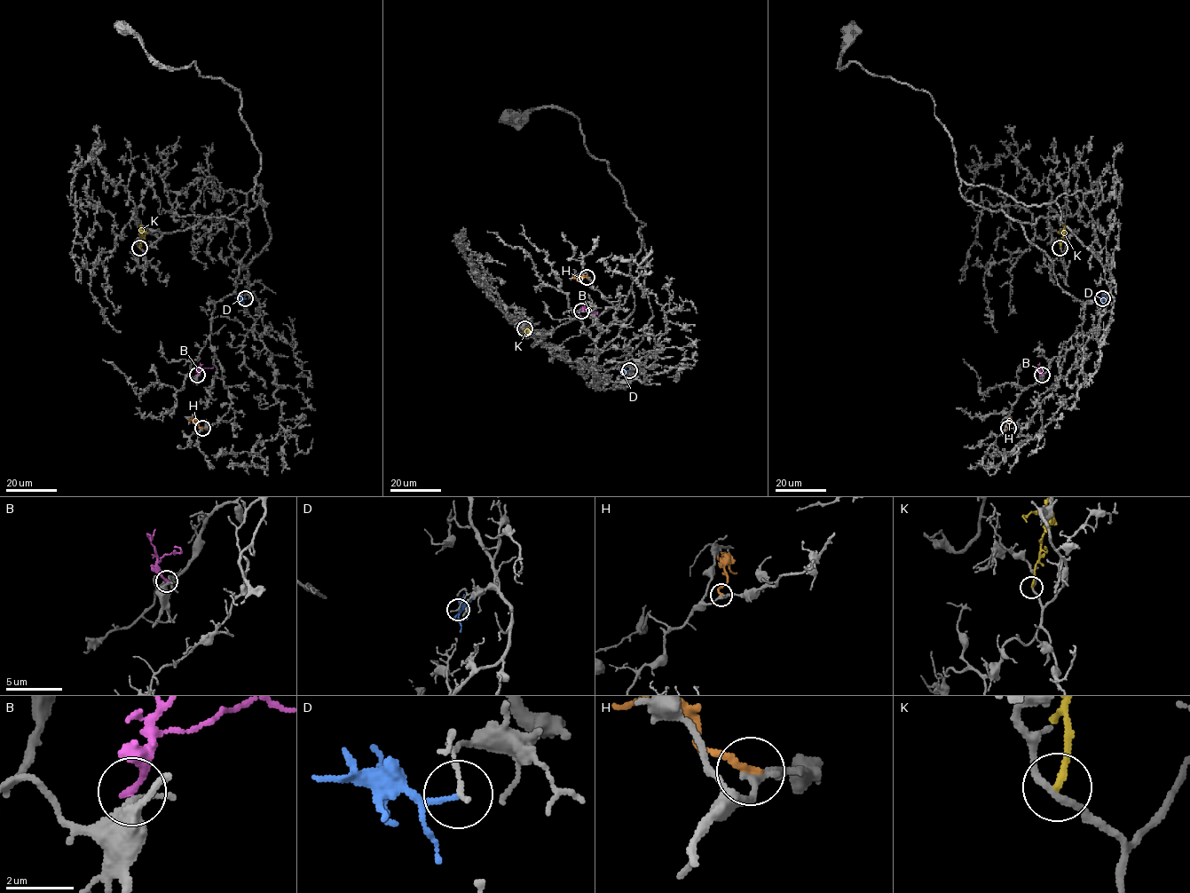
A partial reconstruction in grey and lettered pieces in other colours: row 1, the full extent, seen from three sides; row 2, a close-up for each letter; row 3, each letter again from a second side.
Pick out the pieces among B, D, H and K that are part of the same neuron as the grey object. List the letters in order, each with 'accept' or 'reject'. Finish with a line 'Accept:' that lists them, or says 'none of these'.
B: reject
D: reject
H: reject
K: reject
Accept: none of these

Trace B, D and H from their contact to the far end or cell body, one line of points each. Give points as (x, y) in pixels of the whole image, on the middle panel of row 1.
B: (582, 311), (598, 312)
D: (630, 370), (618, 371)
H: (587, 277), (572, 277)

